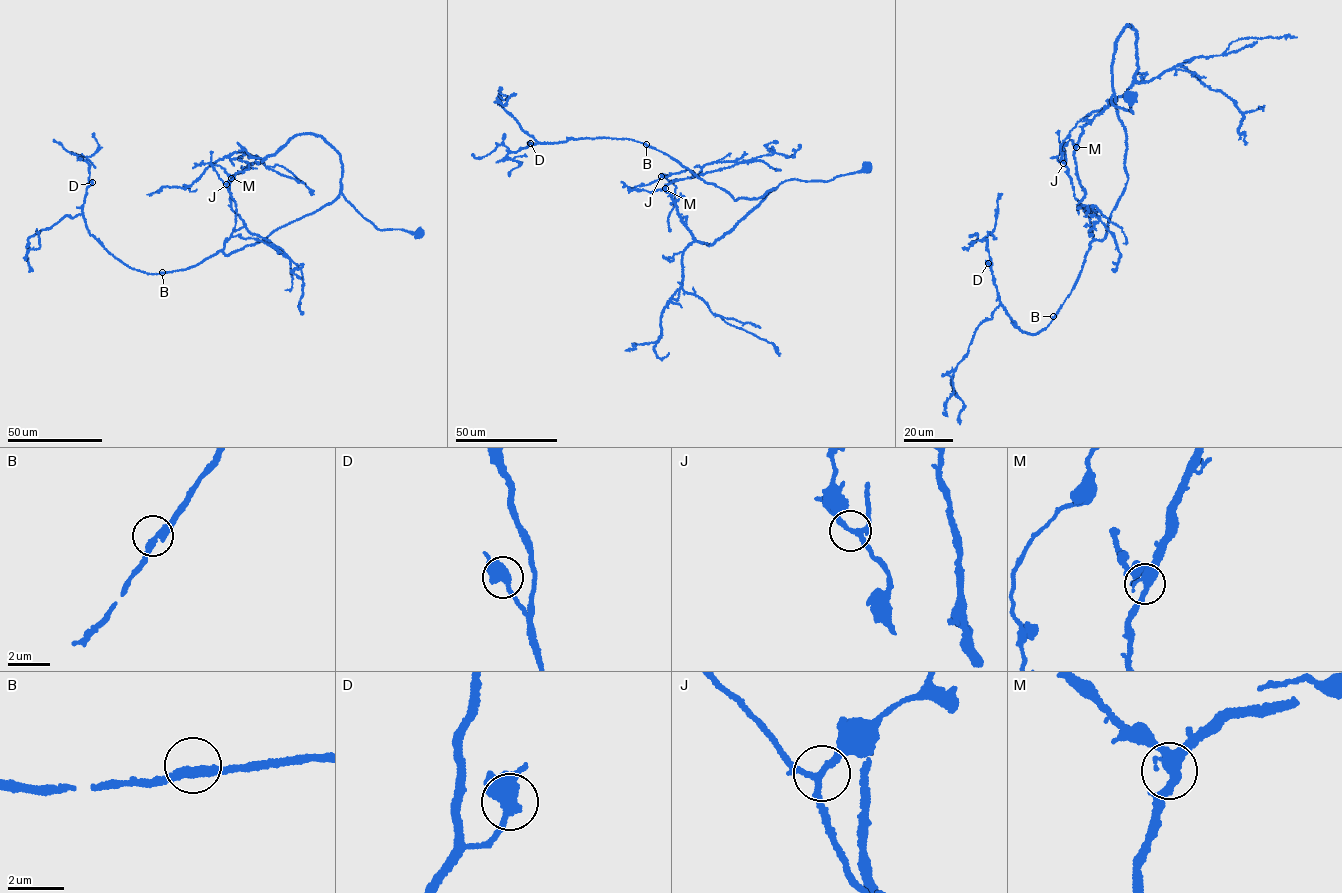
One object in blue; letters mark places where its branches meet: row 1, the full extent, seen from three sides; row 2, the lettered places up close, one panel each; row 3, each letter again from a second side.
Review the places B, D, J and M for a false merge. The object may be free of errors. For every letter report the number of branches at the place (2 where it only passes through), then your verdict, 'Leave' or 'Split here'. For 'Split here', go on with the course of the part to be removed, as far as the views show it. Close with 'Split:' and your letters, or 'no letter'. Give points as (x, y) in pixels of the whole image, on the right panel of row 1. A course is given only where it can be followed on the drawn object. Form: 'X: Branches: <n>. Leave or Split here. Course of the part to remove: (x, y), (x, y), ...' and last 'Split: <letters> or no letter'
B: Branches: 2. Leave
D: Branches: 3. Leave
J: Branches: 3. Leave
M: Branches: 4. Leave
Split: no letter

